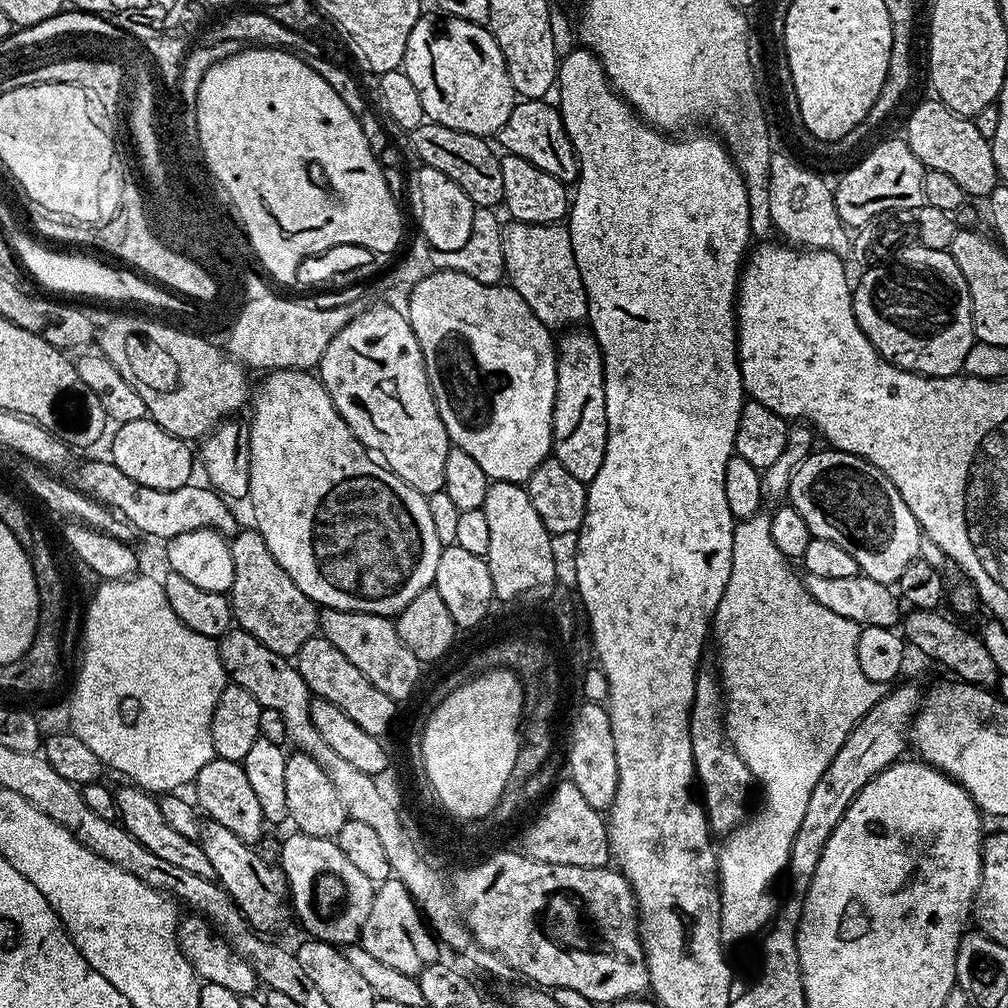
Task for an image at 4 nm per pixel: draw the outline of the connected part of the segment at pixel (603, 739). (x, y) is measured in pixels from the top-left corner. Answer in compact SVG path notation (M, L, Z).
M581 703L580 713L572 724L572 745L568 748L568 772L572 784L578 786L582 798L590 802L590 806L606 810L614 802L614 790L618 788L618 758L614 755L614 730L610 726L608 709L604 704Z

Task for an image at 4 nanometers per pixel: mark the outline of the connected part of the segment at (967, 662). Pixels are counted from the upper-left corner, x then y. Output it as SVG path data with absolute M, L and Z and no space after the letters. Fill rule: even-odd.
M913 608L903 617L902 635L909 645L912 644L924 656L929 656L936 664L949 668L957 681L975 684L978 688L995 689L1000 683L1000 667L990 658L983 639L968 628L947 620L940 610Z

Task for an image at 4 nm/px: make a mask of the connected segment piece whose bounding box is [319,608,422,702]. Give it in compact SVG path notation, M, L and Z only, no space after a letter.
M325 608L320 614L319 631L334 642L334 646L338 646L338 650L342 650L342 654L346 654L346 658L350 658L350 662L354 662L354 666L358 666L358 670L362 670L362 674L366 674L366 678L370 678L370 682L374 682L374 686L378 686L378 690L382 690L382 694L391 700L403 702L415 690L420 680L422 661L413 654L410 646L402 642L402 638L398 638L398 630L389 617Z

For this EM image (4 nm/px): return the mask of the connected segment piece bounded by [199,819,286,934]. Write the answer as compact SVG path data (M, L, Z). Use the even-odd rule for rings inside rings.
M205 819L199 841L206 858L210 858L212 876L227 890L248 923L261 934L272 934L272 931L284 920L284 904L286 908L286 886L281 873L277 869L275 872L256 853L257 849L253 845L242 842L238 834L226 830L222 822Z

